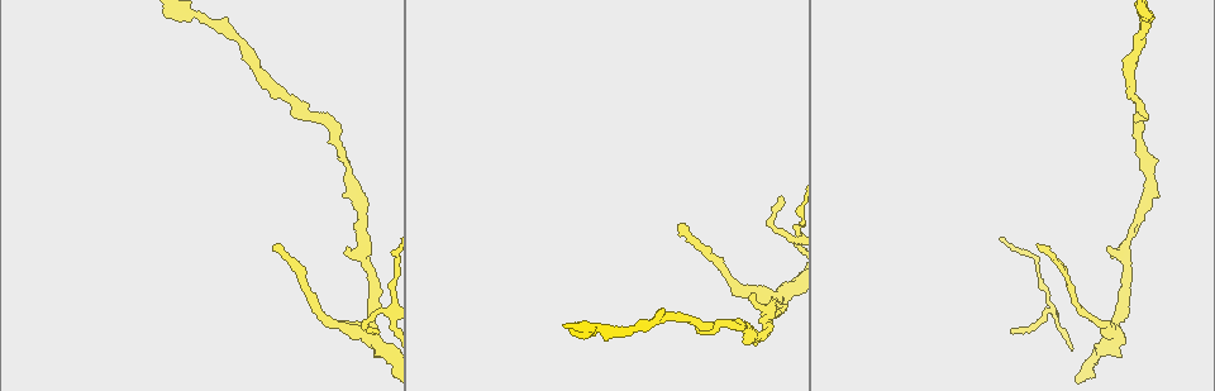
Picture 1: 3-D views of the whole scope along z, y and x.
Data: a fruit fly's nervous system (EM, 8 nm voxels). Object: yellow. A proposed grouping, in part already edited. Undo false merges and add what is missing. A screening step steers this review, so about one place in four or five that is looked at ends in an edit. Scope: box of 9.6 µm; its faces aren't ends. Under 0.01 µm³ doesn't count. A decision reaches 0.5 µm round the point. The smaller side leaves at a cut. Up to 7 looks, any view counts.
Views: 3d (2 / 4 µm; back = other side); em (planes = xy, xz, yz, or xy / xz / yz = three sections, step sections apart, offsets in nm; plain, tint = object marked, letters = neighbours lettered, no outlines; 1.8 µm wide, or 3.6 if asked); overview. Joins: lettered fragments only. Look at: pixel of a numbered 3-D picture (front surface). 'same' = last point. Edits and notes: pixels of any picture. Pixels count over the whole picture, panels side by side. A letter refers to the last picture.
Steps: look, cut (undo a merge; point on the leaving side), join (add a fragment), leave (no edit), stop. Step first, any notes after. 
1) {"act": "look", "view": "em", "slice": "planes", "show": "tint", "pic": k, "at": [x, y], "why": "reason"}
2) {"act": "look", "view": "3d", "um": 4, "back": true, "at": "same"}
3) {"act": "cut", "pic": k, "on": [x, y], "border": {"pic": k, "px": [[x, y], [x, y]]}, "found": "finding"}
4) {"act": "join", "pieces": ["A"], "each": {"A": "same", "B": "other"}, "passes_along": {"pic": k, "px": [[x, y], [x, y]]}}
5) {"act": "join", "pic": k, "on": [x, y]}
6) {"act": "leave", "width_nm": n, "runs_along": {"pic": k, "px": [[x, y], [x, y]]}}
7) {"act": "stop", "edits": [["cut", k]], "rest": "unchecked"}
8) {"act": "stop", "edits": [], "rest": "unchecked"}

{"act": "look", "view": "3d", "um": 2, "pic": 1, "at": [371, 335], "why": "arms part here"}

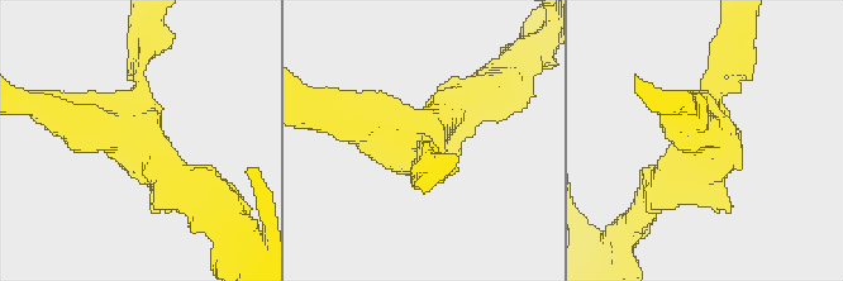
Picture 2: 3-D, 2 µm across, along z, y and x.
{"act": "look", "view": "em", "slice": "xz", "step": 8, "show": "tint", "pic": 2, "at": [702, 128], "arms": 3, "arm_widths_nm": [220, 220, 260], "why": "now the EM"}

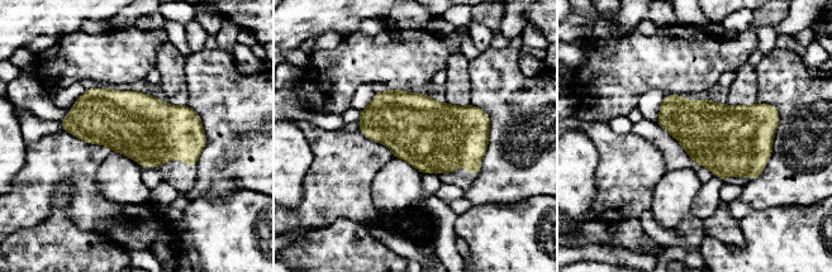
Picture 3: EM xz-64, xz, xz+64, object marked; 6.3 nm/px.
{"act": "look", "view": "em", "slice": "xz", "step": 8, "show": "letters", "at": "same"}

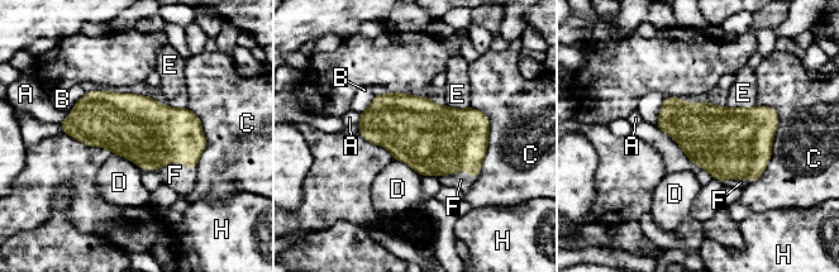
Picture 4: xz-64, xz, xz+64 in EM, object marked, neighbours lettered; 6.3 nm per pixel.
{"act": "join", "pieces": ["F"], "width_nm": 420, "each": {"A": "other", "B": "other", "C": "other", "D": "other", "E": "other", "F": "same", "H": "other"}, "passes_along": {"pic": 4, "px": [[435, 139], [461, 170], [461, 180]]}, "found": "the neuron continues"}

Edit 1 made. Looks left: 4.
{"act": "look", "view": "3d", "um": 2, "pic": 1, "at": [1040, 245], "why": "branch stops here"}

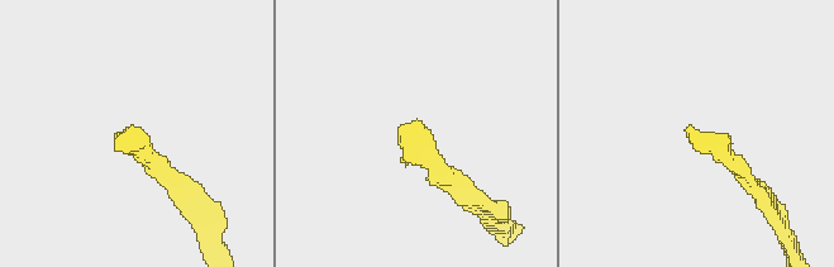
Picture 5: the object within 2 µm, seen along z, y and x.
{"act": "look", "view": "em", "um": 3.6, "slice": "planes", "show": "letters", "pic": 5, "at": [125, 129]}

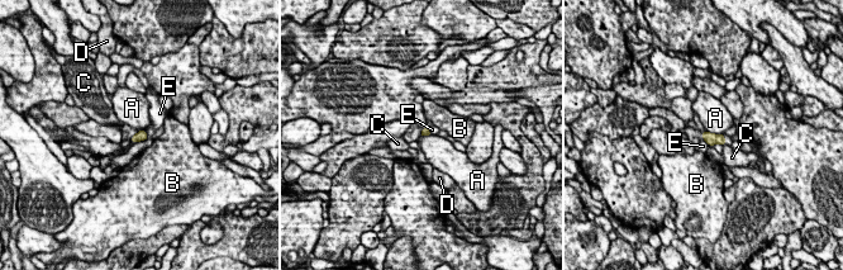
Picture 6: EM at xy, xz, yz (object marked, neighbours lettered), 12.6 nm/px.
{"act": "leave", "width_nm": 100, "each": {"A": "other", "B": "other", "C": "other", "D": "other", "E": "other"}, "border": {"pic": 6, "px": [[705, 129], [723, 134]]}, "found": "none of them fits"}

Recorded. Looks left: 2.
{"act": "stop", "edits": [["join", 4]], "rest": "unchecked"}

